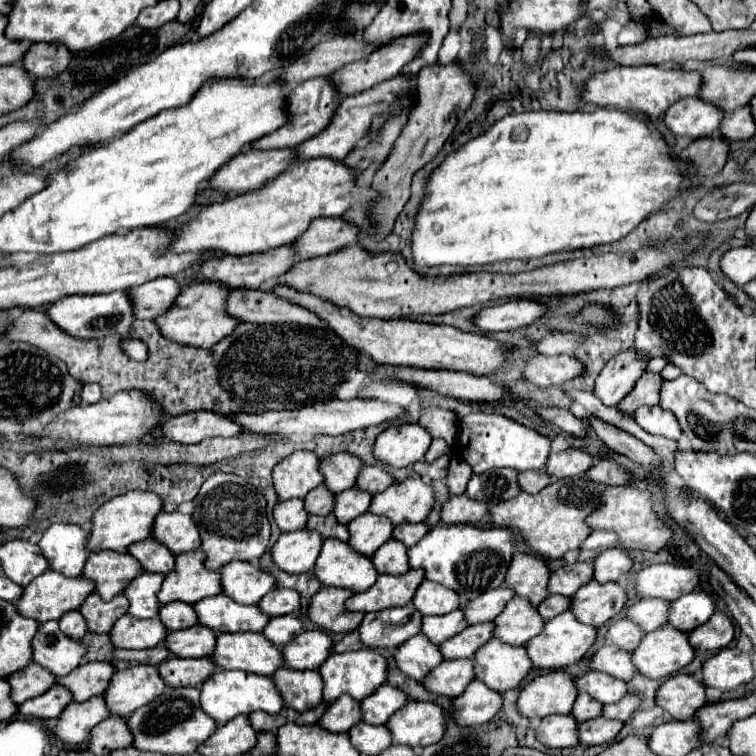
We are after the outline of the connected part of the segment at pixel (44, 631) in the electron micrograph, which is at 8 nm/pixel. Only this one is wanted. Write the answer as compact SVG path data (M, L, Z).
M56 620L42 622L32 638L32 662L42 664L56 676L66 676L72 672L84 656L84 646L70 640L58 628Z

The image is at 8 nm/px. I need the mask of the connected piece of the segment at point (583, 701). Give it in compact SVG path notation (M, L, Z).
M580 692L578 698L574 700L574 710L570 712L578 722L584 722L586 720L592 720L596 716L600 716L602 712L602 704L592 700L586 692Z

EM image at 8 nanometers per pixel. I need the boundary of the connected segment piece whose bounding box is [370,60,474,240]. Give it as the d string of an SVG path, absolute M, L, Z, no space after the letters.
M458 60L450 64L432 64L424 66L418 72L418 86L416 86L416 106L410 112L408 124L404 126L402 134L398 136L388 160L380 166L380 170L374 174L372 186L380 192L380 200L370 204L372 218L378 222L378 240L384 238L396 220L396 216L402 212L404 204L410 198L410 182L412 176L424 168L442 148L446 138L452 134L452 130L458 124L458 116L462 116L472 100L474 100L474 82L470 82L470 76L464 72L462 64Z

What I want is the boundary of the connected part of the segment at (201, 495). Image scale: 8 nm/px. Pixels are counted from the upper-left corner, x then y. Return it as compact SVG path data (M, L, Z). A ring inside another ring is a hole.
M216 472L212 474L200 488L194 498L194 514L192 514L200 538L202 550L206 554L204 566L208 570L218 570L222 564L236 560L252 560L260 558L270 540L270 522L266 518L266 500L252 484L236 474Z

